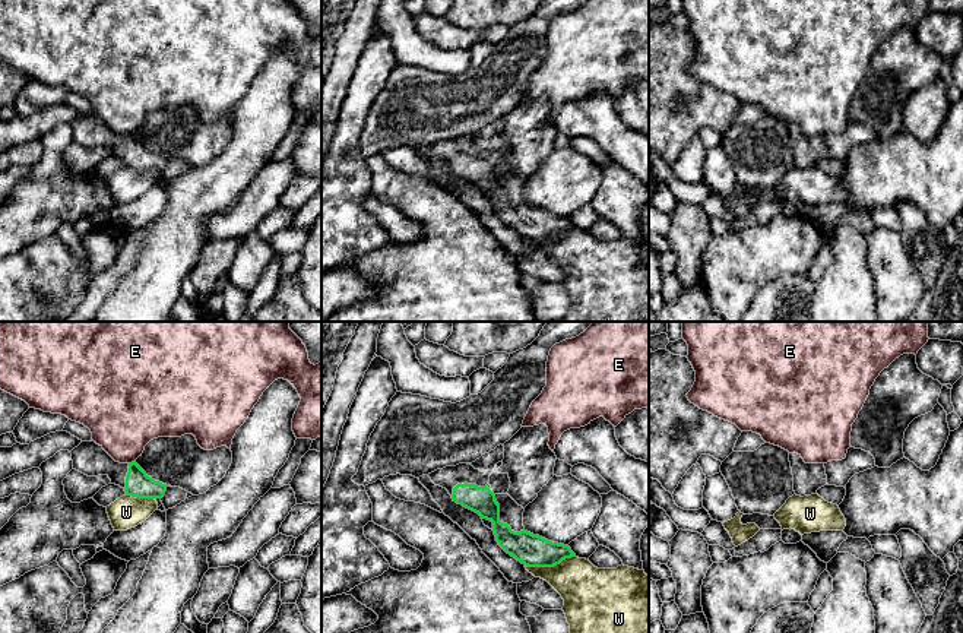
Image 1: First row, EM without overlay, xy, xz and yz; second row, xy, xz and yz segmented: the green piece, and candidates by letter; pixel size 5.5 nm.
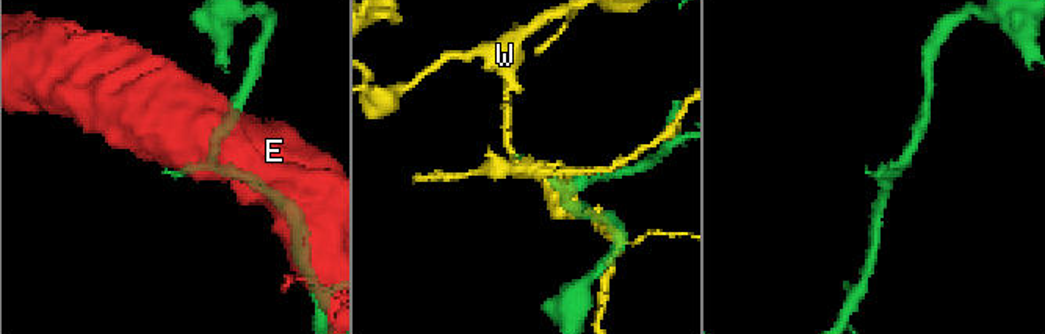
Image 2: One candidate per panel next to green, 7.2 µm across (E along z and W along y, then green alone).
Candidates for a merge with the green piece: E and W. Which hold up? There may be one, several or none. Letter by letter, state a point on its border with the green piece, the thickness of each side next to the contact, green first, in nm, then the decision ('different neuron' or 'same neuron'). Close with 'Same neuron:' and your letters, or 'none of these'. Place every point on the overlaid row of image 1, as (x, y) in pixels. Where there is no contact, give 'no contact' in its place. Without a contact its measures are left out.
E: xy (132, 462) | 140/380 nm | different neuron
W: xz (550, 566) | 180/280 nm | different neuron
Same neuron: none of these

